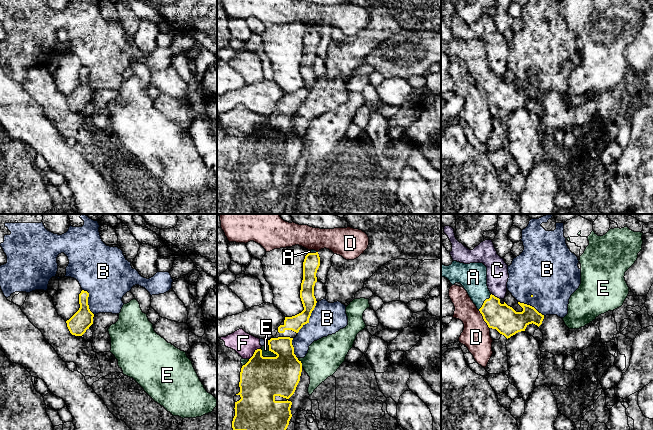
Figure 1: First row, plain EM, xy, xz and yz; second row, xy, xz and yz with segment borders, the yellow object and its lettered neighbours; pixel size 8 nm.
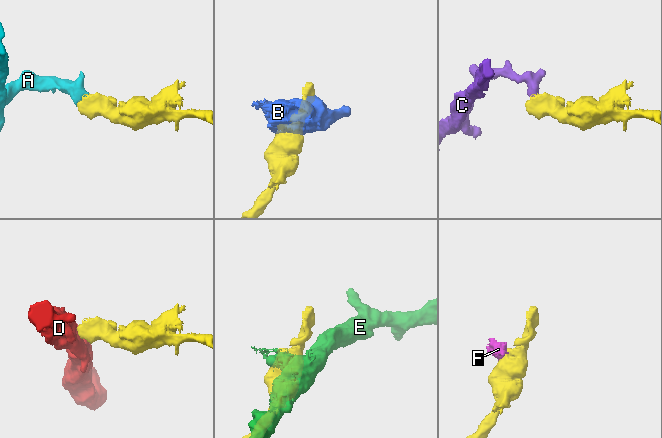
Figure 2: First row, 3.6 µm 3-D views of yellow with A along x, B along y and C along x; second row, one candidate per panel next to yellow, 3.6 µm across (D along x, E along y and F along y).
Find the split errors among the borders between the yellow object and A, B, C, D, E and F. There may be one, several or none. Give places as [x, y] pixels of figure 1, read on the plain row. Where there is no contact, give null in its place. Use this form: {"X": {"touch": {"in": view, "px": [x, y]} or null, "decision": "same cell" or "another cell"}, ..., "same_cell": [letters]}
{"A": {"touch": {"in": "yz", "px": [484, 77]}, "decision": "same cell"}, "B": {"touch": {"in": "xz", "px": [309, 93]}, "decision": "another cell"}, "C": {"touch": {"in": "yz", "px": [494, 72]}, "decision": "another cell"}, "D": {"touch": {"in": "yz", "px": [483, 94]}, "decision": "another cell"}, "E": {"touch": {"in": "xz", "px": [266, 133]}, "decision": "another cell"}, "F": {"touch": {"in": "xz", "px": [254, 129]}, "decision": "another cell"}, "same_cell": ["A"]}

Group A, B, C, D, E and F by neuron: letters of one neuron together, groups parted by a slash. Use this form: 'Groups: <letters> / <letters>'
Groups: A / B F / C / D / E

